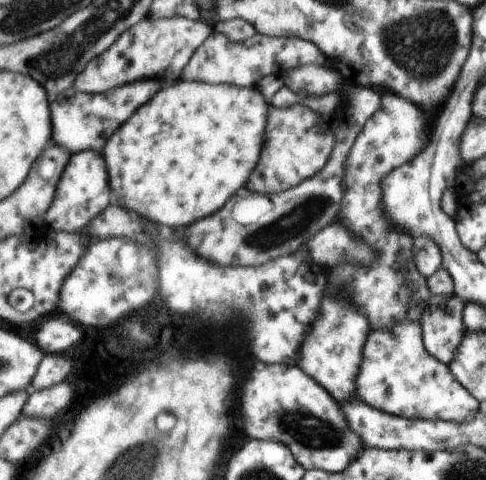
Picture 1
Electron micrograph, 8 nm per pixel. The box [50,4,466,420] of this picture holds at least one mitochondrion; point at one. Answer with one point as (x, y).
(422, 46)

